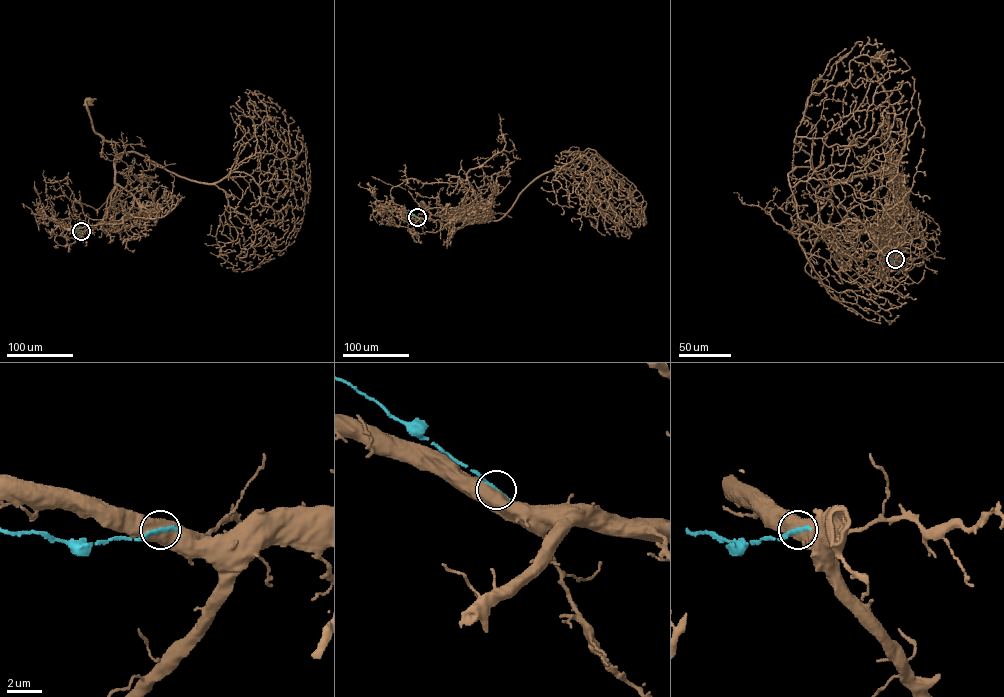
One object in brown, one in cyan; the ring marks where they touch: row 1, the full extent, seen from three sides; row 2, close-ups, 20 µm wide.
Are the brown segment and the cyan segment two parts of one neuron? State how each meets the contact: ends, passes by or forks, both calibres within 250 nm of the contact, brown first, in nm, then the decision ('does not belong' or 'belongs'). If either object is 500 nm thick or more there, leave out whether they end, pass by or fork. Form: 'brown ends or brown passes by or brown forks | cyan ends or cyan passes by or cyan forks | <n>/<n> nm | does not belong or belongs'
800/240 nm | does not belong

